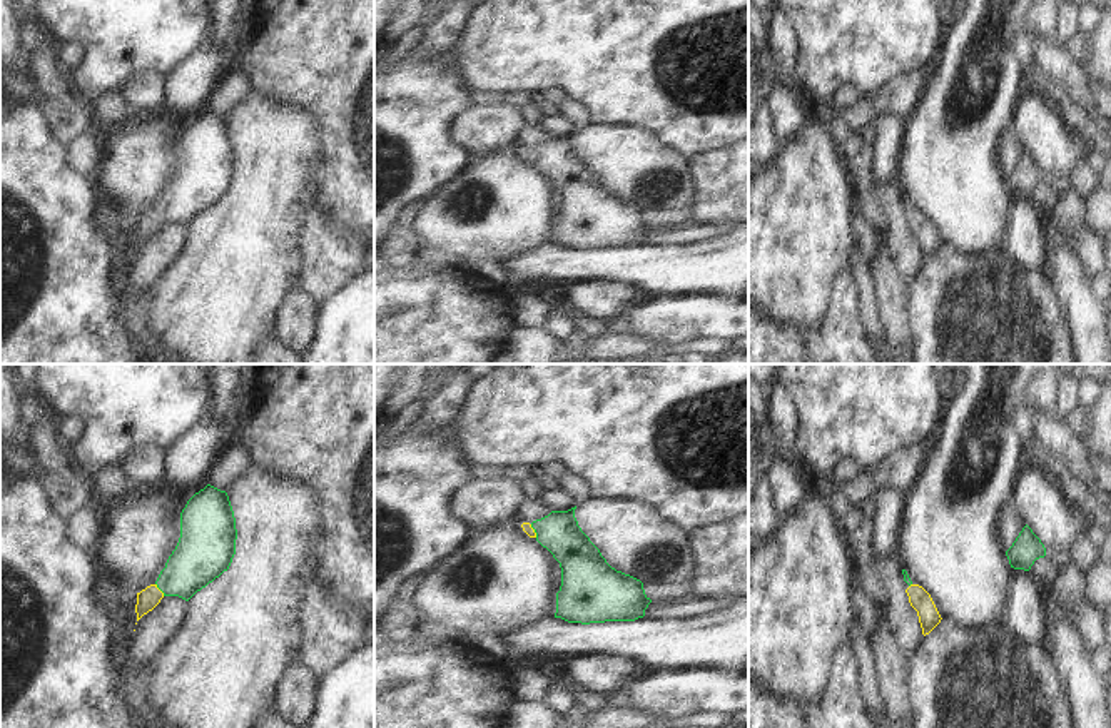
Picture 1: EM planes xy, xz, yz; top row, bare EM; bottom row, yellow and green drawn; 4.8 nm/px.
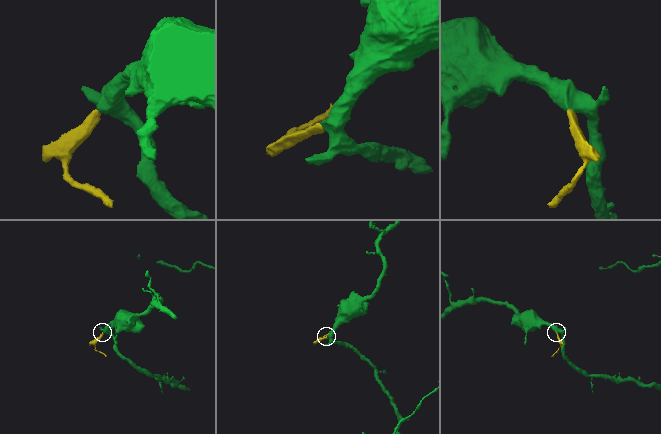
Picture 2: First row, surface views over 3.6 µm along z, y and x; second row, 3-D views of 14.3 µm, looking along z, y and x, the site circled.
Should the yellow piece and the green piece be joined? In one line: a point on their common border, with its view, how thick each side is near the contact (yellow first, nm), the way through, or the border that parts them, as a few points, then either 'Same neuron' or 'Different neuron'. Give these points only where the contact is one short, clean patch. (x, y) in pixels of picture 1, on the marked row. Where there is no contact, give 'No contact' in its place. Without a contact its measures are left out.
Touches yellow at xy (159, 590). Thickness 100 nm (yellow) against 260 nm. Path across: xy (149, 598), (159, 590), (176, 580), (199, 556). Same neuron

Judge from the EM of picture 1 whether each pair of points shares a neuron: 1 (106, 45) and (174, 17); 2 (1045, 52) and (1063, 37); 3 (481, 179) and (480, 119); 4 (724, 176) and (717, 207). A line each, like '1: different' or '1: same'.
1: same
2: different
3: different
4: same

